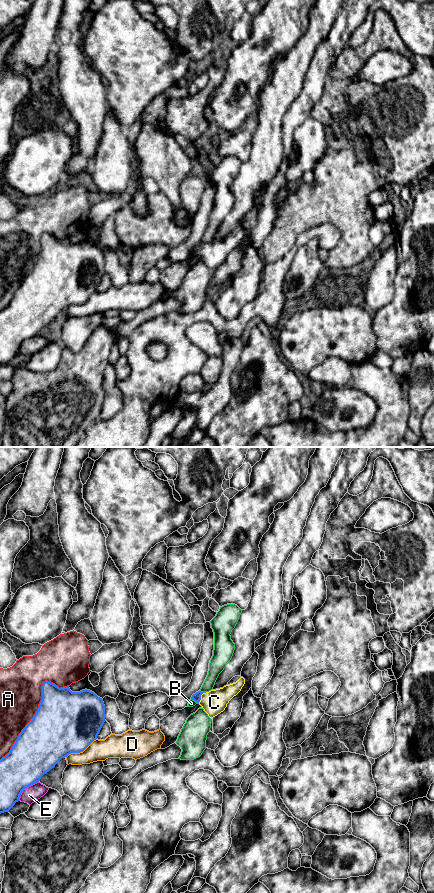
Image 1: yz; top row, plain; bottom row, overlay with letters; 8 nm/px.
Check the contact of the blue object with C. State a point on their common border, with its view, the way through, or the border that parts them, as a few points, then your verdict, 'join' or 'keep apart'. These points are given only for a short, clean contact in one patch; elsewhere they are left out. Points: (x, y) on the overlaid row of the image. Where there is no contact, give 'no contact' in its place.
meets blue in yz at (200, 697); runs through yz (196, 697), (200, 697), (214, 702); join

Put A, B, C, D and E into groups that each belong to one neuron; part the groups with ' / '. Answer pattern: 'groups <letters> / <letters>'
groups A / B / C / D / E

